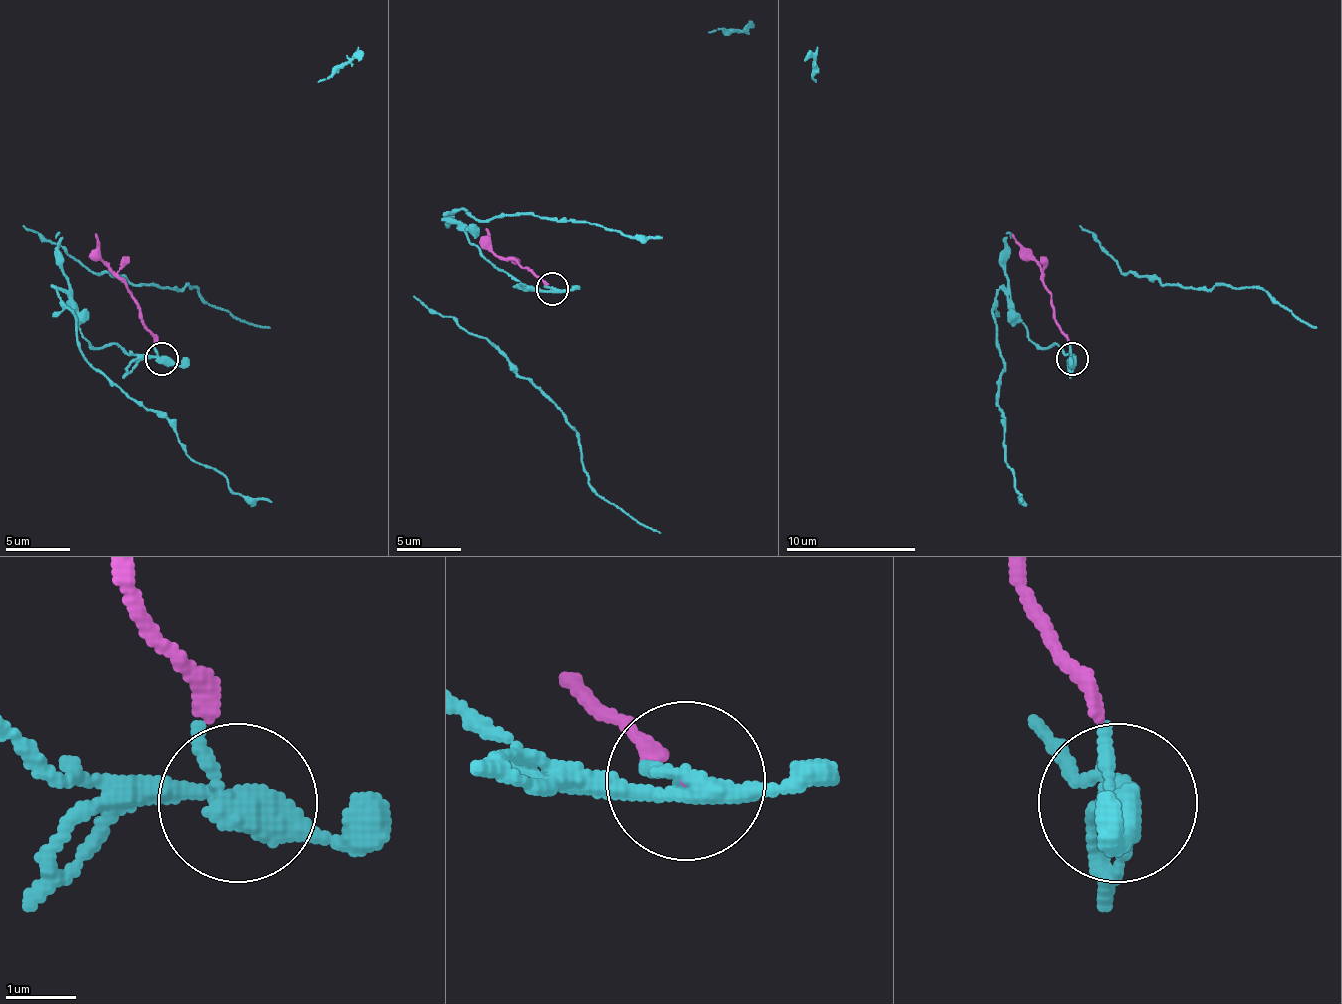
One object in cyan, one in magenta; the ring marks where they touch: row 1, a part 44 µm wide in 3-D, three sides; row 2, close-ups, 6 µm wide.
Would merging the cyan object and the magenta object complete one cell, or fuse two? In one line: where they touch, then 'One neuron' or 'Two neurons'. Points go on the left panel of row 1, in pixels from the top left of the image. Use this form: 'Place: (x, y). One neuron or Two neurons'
Place: (161, 359). Two neurons

